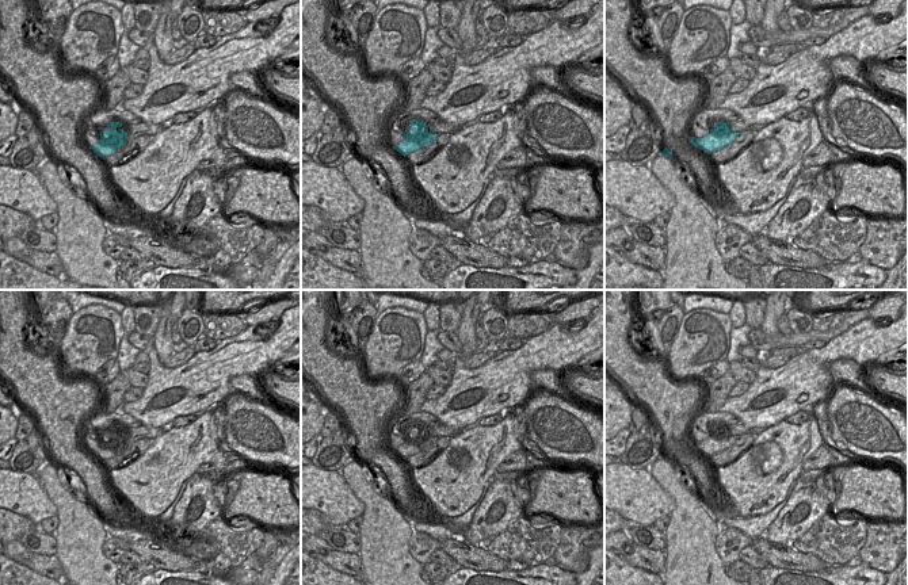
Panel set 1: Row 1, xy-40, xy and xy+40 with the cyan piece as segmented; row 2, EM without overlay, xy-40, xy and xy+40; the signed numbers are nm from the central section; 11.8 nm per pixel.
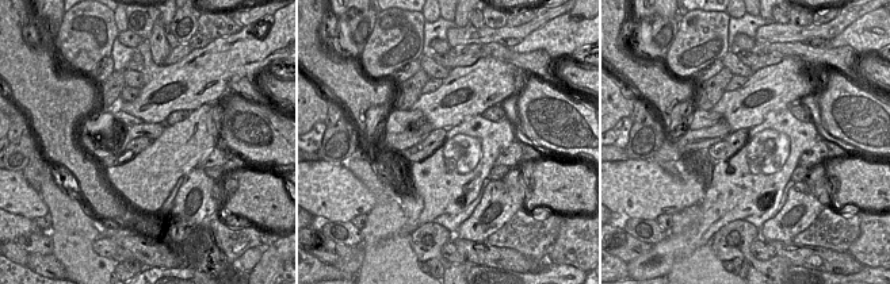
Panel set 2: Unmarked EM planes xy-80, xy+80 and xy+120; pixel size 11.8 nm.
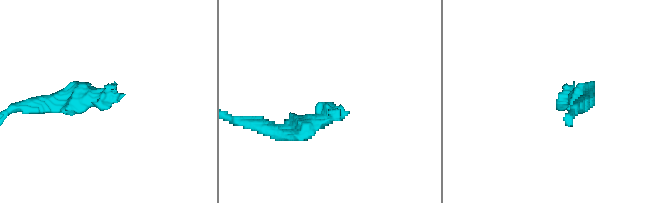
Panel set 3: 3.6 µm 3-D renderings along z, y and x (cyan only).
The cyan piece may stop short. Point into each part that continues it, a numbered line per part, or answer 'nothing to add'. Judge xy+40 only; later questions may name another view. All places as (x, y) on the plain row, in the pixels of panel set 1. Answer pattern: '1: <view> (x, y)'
1: xy+40 (737, 429)

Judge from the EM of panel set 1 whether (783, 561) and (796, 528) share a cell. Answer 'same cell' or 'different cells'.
different cells

